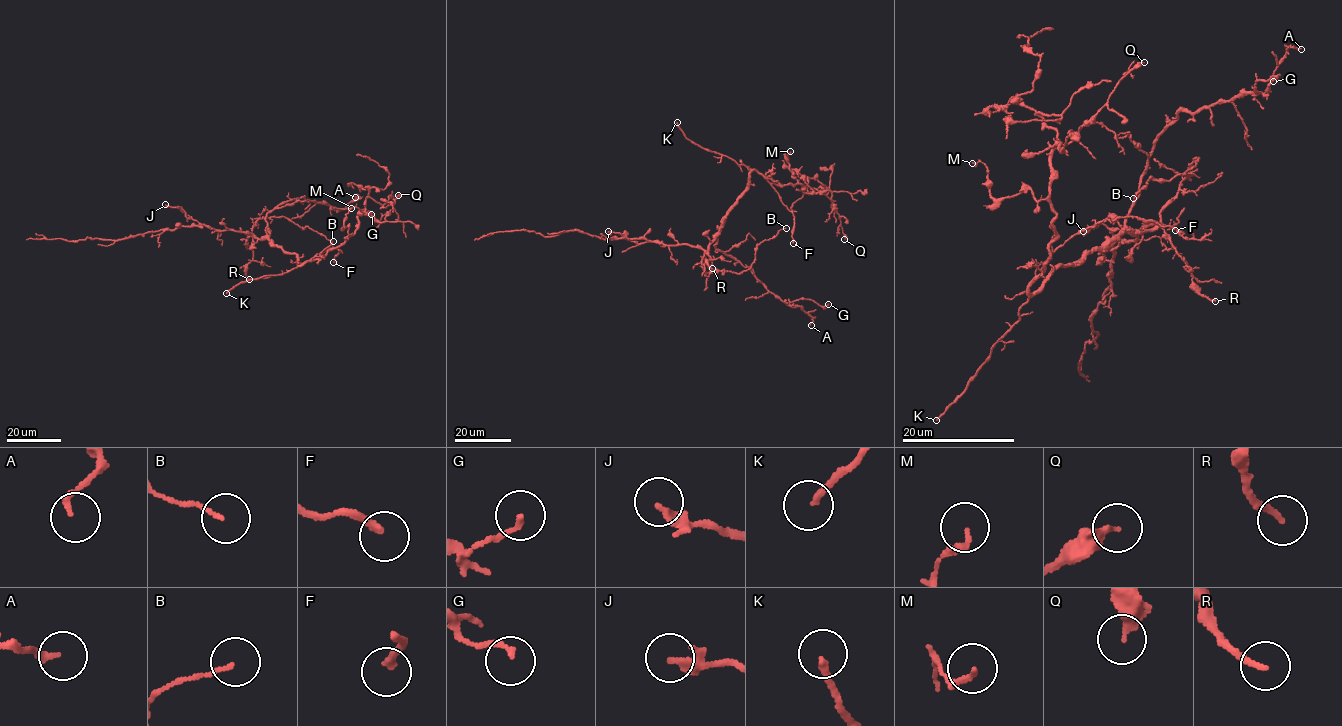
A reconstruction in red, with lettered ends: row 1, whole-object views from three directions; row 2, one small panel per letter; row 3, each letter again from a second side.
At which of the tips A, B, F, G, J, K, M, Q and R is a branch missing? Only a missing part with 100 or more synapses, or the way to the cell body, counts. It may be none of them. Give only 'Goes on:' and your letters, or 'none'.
Goes on: K

